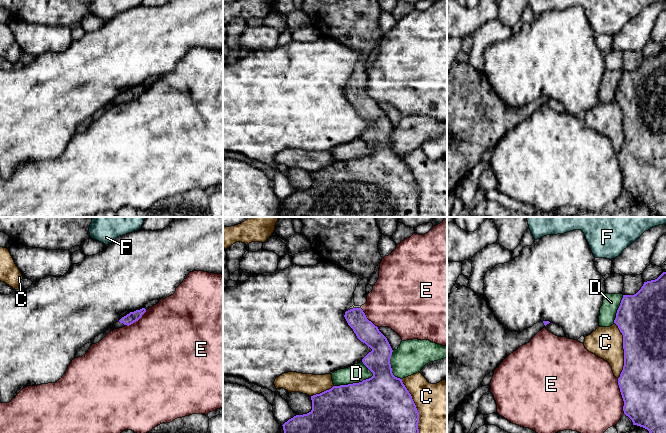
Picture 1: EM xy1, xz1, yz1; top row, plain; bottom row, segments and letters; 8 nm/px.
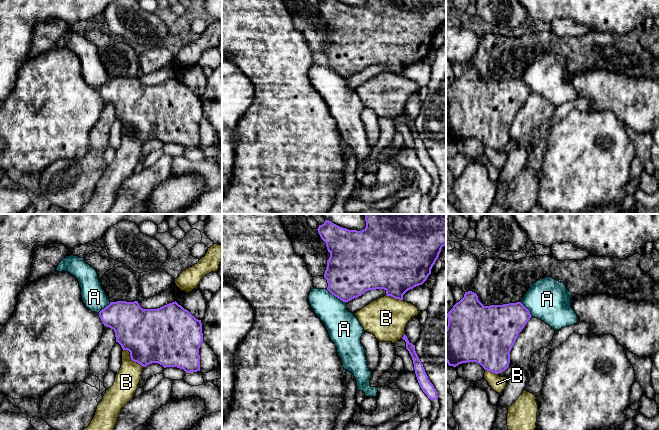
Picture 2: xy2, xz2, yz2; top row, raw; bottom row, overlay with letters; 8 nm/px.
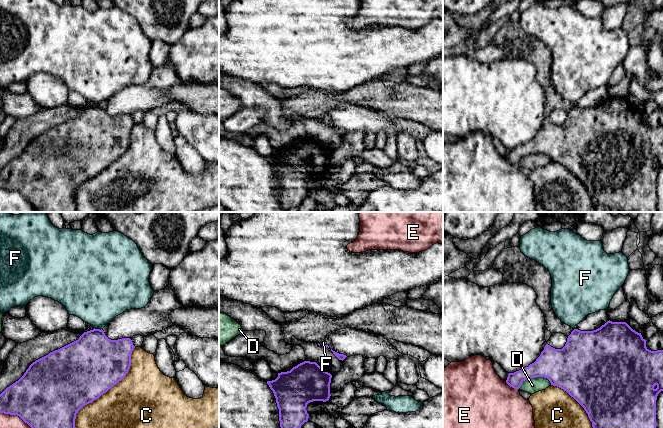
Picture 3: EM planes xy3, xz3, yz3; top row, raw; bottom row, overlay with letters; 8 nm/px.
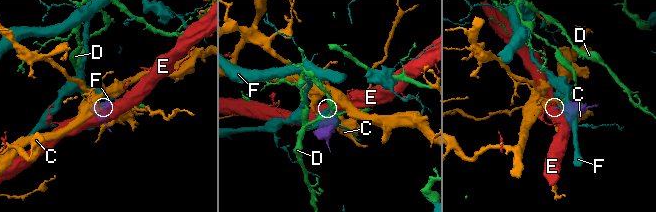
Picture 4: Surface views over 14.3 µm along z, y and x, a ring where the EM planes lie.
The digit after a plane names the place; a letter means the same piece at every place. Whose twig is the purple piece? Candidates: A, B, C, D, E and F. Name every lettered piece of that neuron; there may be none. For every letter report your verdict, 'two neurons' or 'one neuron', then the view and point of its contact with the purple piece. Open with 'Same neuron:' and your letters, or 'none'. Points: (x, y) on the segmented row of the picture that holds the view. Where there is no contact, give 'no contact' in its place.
Same neuron: none
A: two neurons; meets purple in xz2 at (336, 296)
B: two neurons; meets purple in xy2 at (131, 359)
C: two neurons; meets purple in xy3 at (107, 390)
D: two neurons; meets purple in xz1 at (354, 383)
E: two neurons; meets purple in yz1 at (622, 396)
F: two neurons; meets purple in xy3 at (98, 329)

